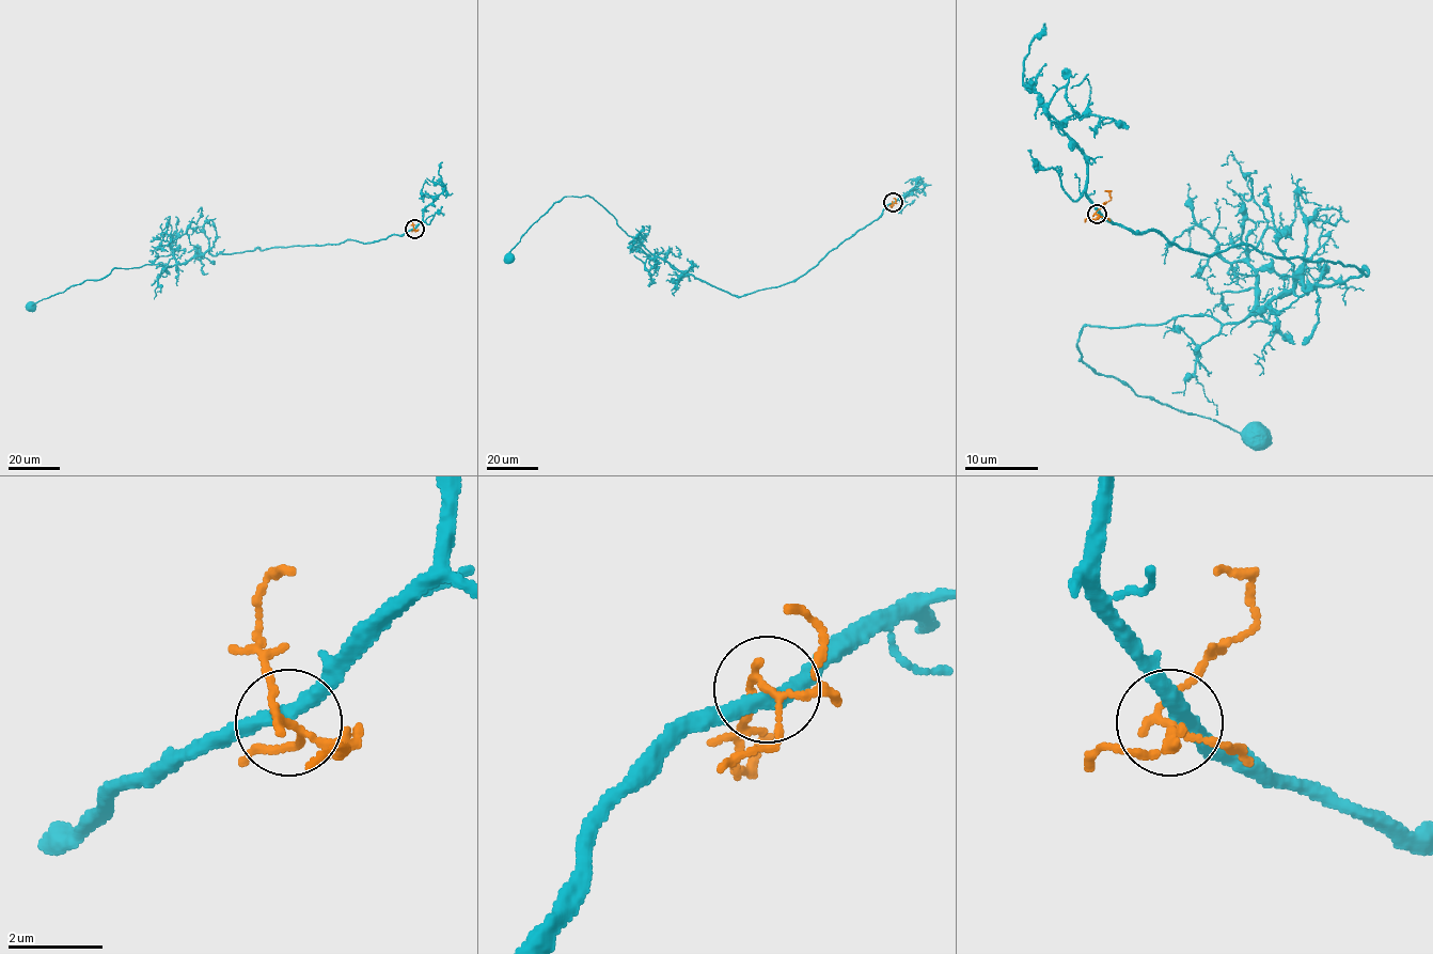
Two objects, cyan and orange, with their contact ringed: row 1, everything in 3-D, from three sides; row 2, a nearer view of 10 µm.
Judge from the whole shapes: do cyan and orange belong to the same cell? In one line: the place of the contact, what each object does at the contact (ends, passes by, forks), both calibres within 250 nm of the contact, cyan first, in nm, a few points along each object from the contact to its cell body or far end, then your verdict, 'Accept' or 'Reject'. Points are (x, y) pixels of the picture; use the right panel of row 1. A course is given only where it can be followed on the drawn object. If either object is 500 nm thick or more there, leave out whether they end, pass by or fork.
Place: (1097, 214). At the ring cyan passes by. At the ring orange forks. Thickness 320 nm (cyan) against 130 nm. Course of cyan: (1097, 213), (1206, 255), (1363, 268), (1297, 277), (1231, 323), (1086, 325), (1095, 373), (1258, 439). Course of orange: (1097, 215), (1109, 198), (1104, 190). Reject

